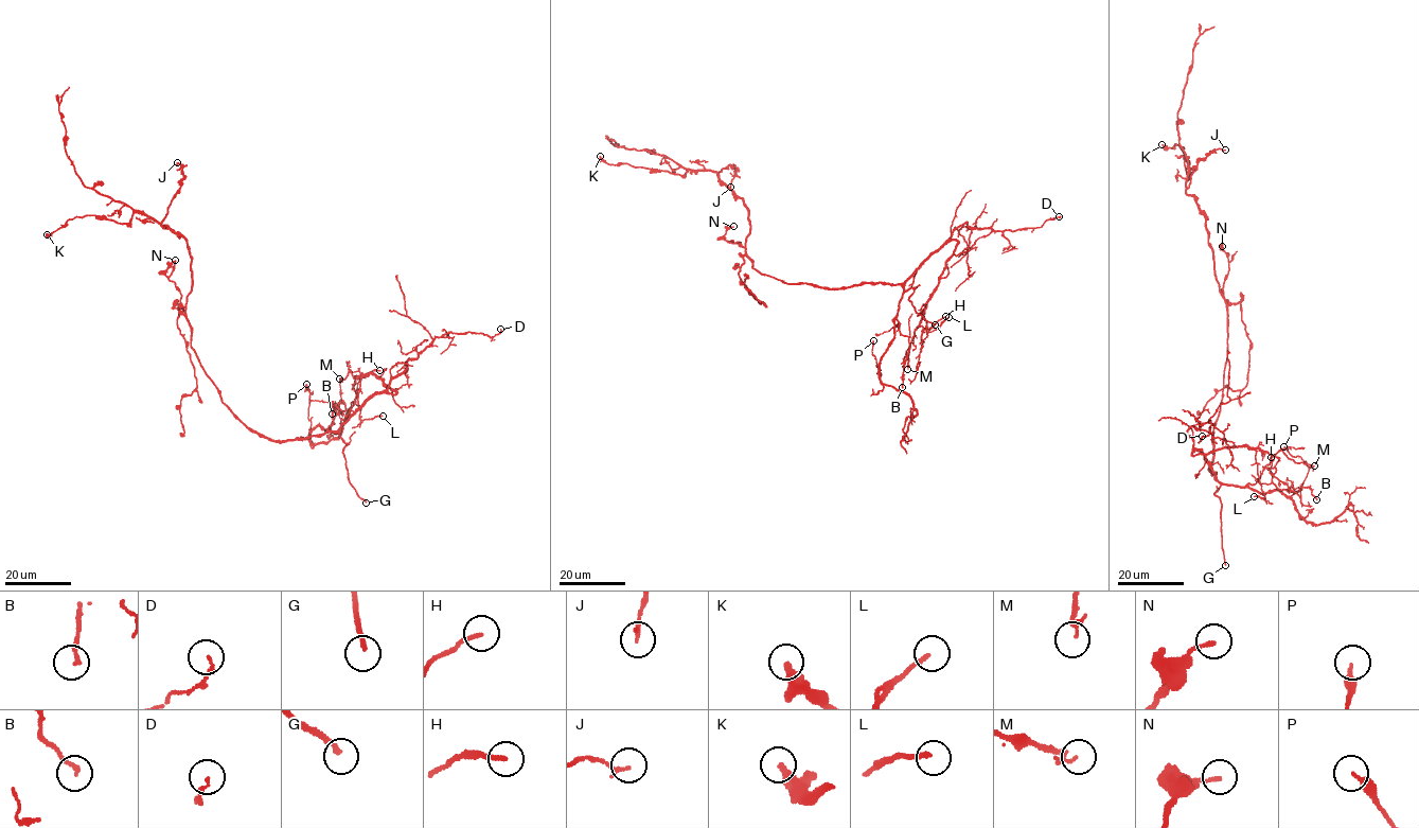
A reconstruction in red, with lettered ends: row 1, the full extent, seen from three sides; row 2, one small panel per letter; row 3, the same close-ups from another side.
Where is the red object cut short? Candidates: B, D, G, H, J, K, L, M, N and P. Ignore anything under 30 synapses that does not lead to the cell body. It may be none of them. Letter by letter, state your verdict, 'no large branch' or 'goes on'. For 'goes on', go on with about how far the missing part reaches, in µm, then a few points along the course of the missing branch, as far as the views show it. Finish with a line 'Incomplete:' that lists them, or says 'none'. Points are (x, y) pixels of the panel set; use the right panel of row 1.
B: no large branch
D: no large branch
G: goes on | 40 µm
H: no large branch
J: no large branch
K: no large branch
L: no large branch
M: no large branch
N: no large branch
P: no large branch
Incomplete: G

